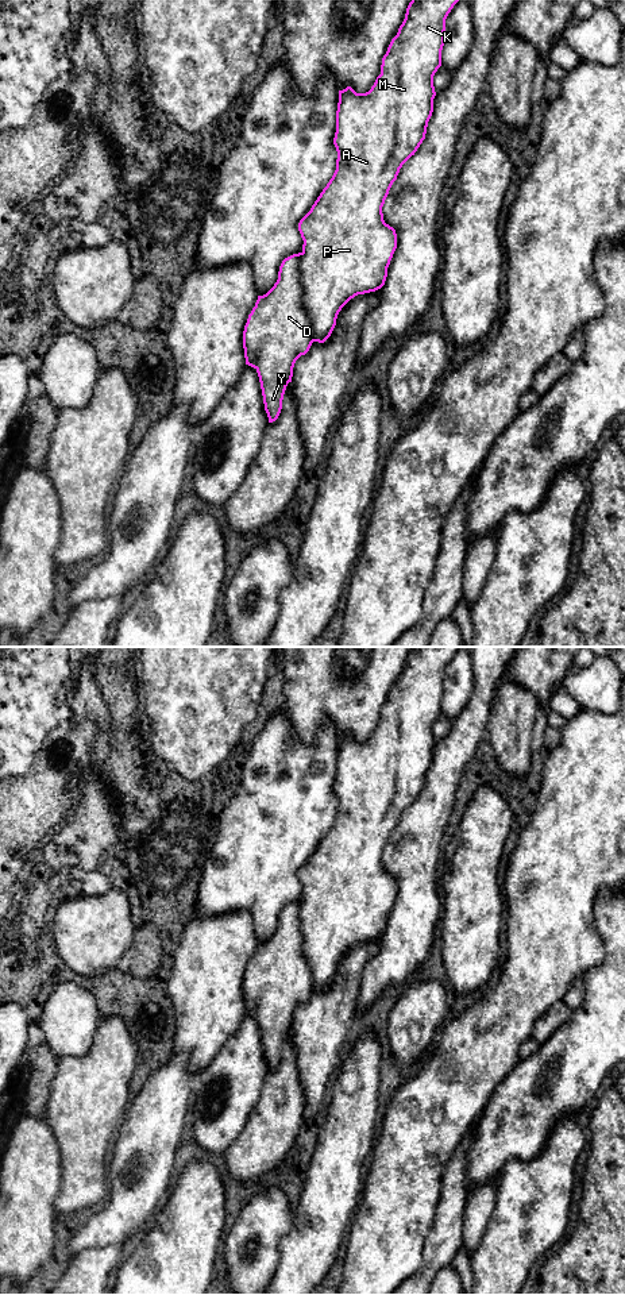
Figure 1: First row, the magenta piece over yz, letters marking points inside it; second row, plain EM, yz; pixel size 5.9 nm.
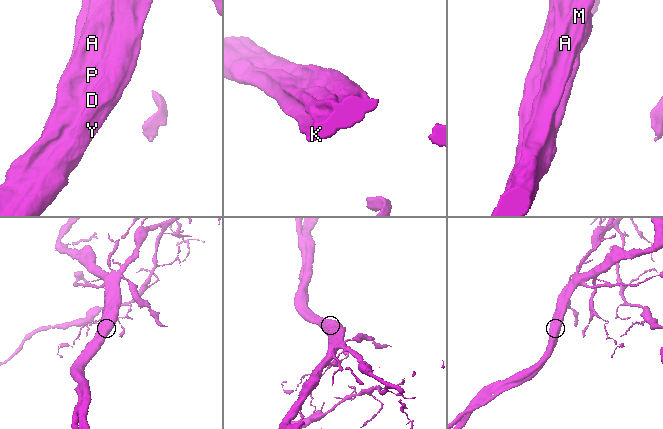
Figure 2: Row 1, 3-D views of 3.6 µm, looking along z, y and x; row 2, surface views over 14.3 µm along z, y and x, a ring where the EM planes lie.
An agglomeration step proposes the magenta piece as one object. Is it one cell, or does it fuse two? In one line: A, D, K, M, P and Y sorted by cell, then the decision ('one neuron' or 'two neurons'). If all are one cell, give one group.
groups A K M P / D Y; two neurons

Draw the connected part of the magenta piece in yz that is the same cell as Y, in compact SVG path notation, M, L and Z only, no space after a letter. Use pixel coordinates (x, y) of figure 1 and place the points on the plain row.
M301 901L293 902L282 909L277 930L266 943L258 944L243 979L246 1013L258 1021L269 1071L275 1069L281 1061L296 1009L305 1003L313 991L310 968L304 955L301 903Z

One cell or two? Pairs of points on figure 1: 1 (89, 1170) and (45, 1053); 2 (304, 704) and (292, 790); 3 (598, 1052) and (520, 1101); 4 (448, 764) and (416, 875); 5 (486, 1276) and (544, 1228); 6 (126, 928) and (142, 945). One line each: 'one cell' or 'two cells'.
1: two cells
2: two cells
3: one cell
4: one cell
5: one cell
6: two cells

